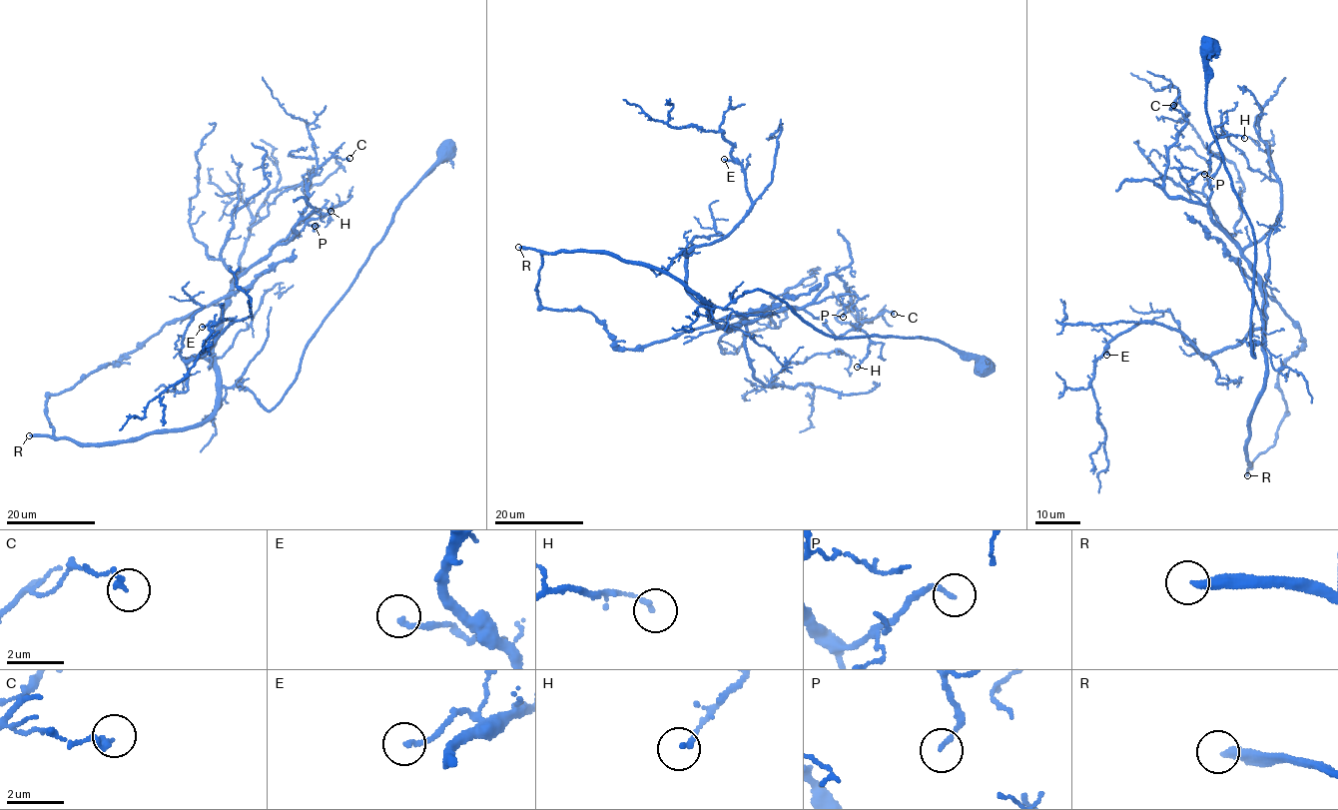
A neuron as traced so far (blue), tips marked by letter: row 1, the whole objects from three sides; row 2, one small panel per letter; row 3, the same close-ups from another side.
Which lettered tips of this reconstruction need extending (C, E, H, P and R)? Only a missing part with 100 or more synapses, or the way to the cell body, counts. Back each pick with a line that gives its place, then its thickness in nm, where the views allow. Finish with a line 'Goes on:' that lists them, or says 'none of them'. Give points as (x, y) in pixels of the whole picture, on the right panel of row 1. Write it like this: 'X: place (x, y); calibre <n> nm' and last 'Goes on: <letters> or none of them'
R: place (1247, 475); calibre 280 nm
Goes on: R

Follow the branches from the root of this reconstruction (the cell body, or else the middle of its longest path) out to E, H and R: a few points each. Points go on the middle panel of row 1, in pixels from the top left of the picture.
E: (986, 367), (930, 338), (828, 335), (756, 290), (703, 306), (685, 259), (751, 205), (744, 169), (724, 159)
H: (986, 367), (930, 338), (828, 335), (756, 290), (712, 306), (727, 330), (790, 308), (861, 329), (857, 367)
R: (986, 367), (930, 338), (828, 335), (772, 294), (753, 290), (720, 308), (668, 274), (604, 253), (518, 247)

